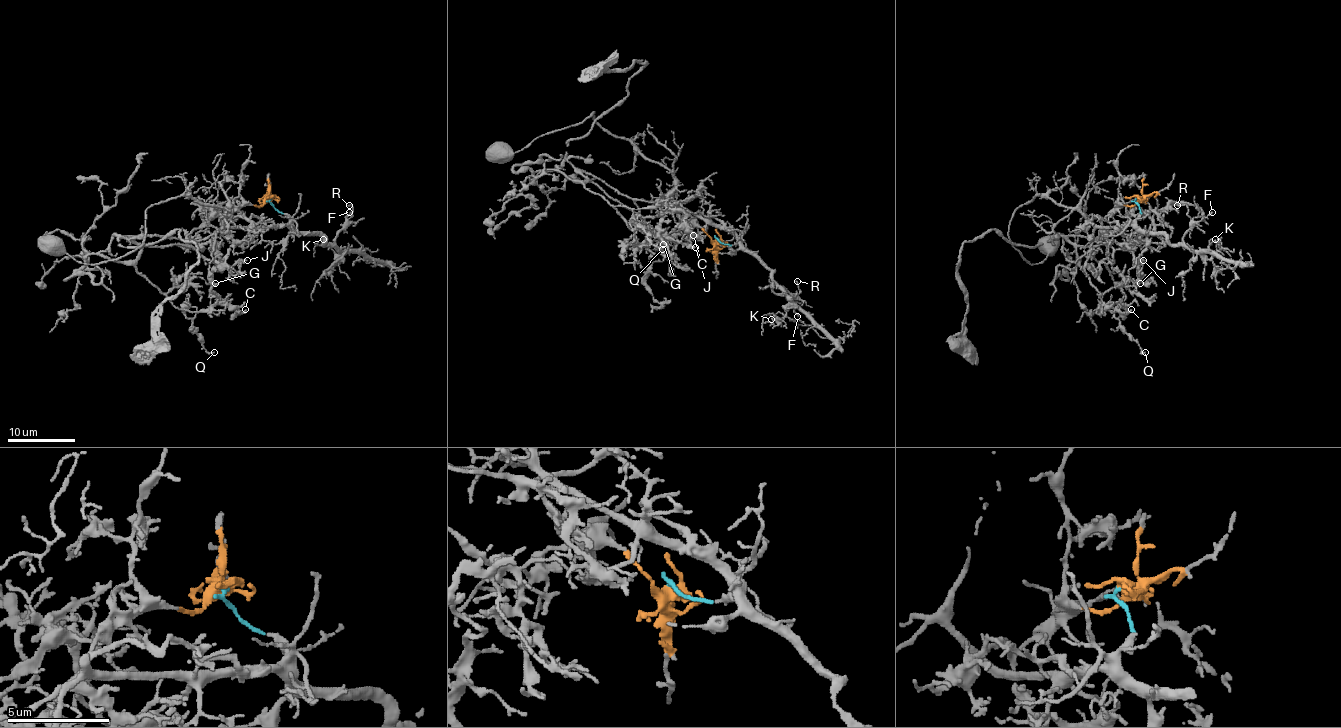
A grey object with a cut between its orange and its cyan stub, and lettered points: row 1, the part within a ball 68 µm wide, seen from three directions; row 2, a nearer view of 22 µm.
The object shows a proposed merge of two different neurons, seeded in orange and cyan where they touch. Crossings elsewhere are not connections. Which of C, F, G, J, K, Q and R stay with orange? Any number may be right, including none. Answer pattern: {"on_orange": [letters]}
{"on_orange": ["C", "G", "J", "Q"]}

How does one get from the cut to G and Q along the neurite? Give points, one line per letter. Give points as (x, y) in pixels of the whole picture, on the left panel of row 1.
G: (269, 199), (262, 205), (239, 205), (198, 241), (136, 237), (136, 269), (163, 293), (196, 276), (215, 283)
Q: (269, 199), (262, 205), (239, 205), (198, 241), (136, 237), (136, 269), (181, 308), (202, 345), (213, 352)

